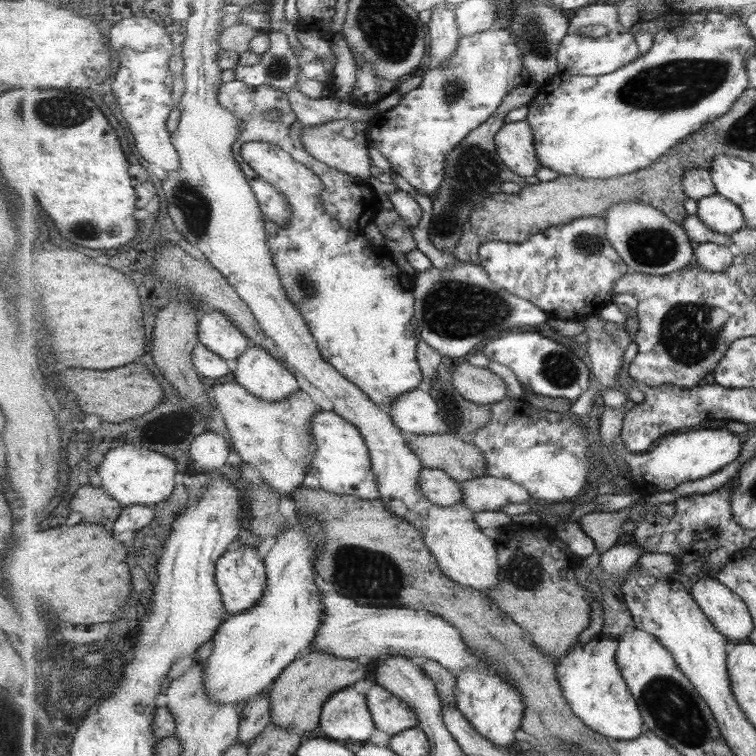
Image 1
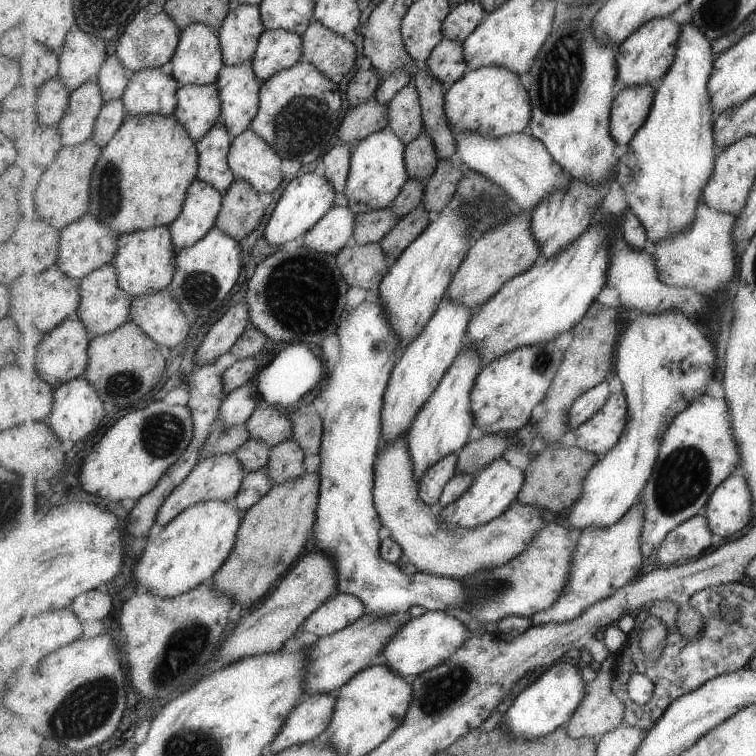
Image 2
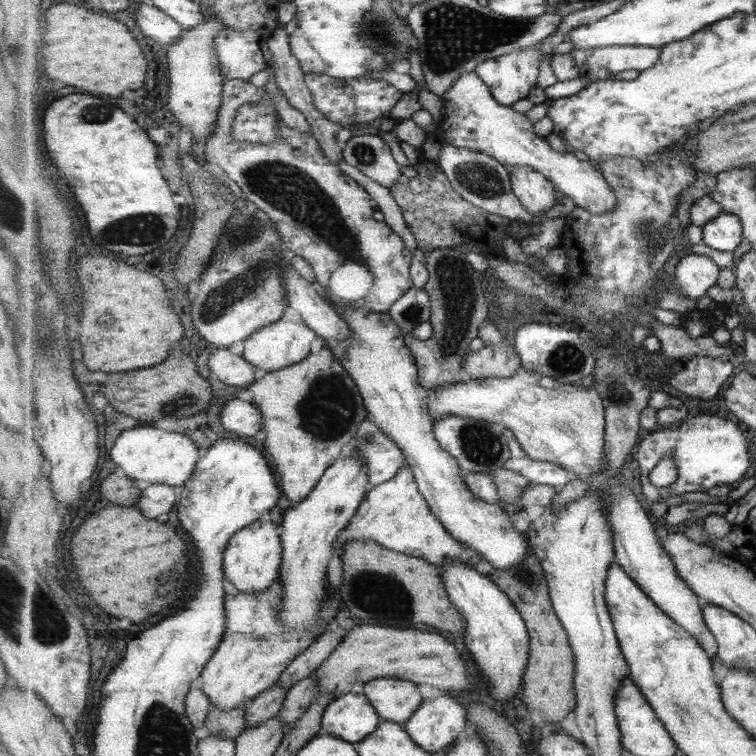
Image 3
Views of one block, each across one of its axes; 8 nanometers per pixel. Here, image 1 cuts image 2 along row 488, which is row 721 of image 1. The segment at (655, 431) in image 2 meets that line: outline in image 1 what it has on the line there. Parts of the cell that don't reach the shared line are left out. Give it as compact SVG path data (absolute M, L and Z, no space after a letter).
M611 638L579 643L556 665L556 673L565 699L585 725L611 740L635 740L647 727L636 697L621 674L616 659L618 644L619 640Z

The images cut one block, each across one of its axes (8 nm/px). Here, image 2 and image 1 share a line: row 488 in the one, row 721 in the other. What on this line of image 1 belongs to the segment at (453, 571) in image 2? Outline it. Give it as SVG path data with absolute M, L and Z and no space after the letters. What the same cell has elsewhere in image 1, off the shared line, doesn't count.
M373 684L366 694L368 706L379 731L393 736L418 726L411 706L380 684Z

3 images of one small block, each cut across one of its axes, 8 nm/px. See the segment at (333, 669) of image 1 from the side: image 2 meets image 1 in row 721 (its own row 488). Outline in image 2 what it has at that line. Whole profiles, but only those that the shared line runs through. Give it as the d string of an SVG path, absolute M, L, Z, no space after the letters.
M306 473L303 477L277 484L243 516L232 555L210 581L218 591L229 592L235 597L243 613L251 610L255 602L267 596L271 587L279 584L306 549L309 532L316 524L320 481L320 474Z

